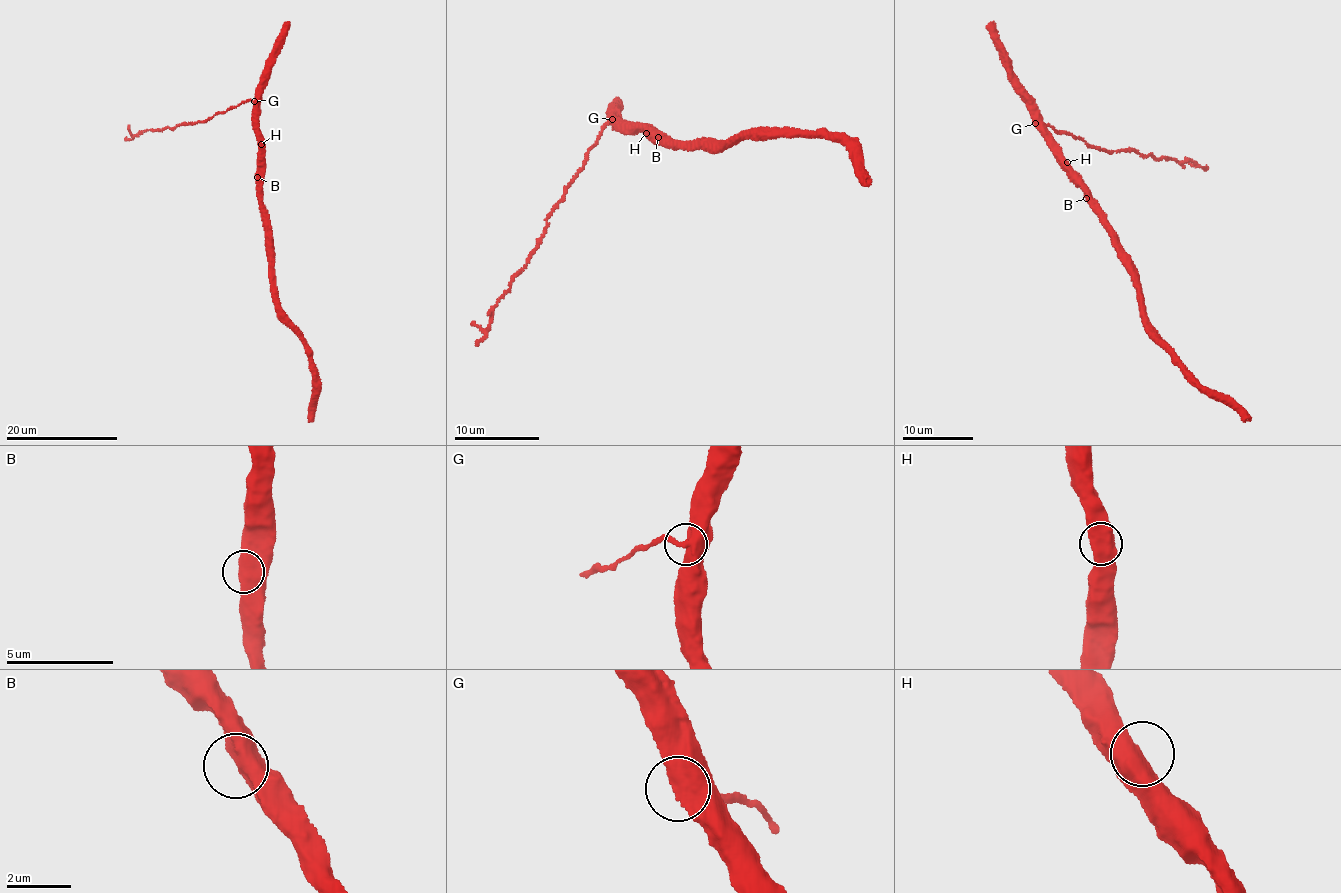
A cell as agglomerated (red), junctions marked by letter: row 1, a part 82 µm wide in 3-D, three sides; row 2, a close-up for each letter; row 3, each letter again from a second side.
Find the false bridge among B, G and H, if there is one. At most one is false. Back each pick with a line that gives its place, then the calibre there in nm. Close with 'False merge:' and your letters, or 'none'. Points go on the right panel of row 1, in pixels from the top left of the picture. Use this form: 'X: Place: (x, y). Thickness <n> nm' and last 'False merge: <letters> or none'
G: Place: (1035, 123). Thickness 500 nm
False merge: G

